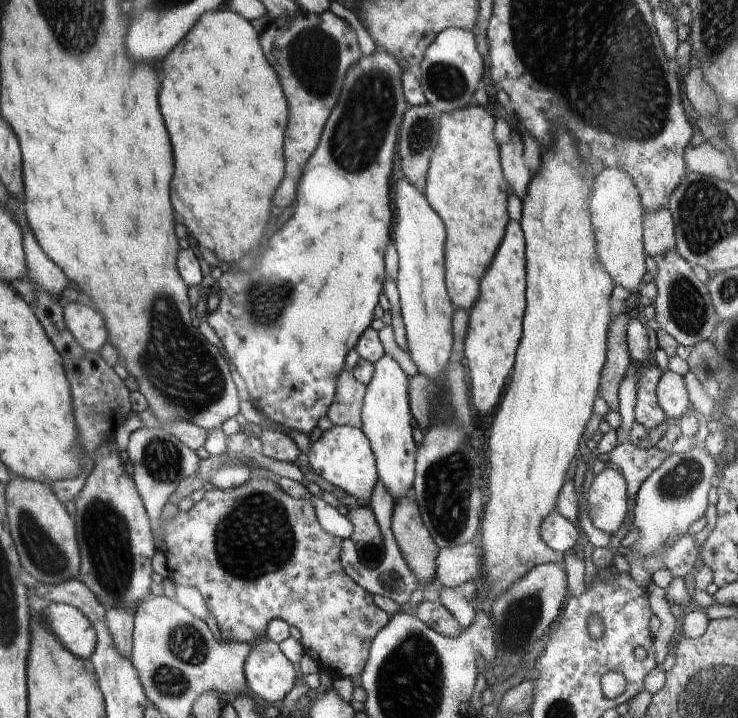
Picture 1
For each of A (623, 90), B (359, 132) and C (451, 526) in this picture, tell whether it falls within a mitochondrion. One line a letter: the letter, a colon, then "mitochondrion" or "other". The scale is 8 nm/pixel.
A: mitochondrion
B: mitochondrion
C: mitochondrion

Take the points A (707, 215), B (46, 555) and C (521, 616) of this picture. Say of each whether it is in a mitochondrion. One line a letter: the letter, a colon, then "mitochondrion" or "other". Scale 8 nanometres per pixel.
A: mitochondrion
B: mitochondrion
C: mitochondrion

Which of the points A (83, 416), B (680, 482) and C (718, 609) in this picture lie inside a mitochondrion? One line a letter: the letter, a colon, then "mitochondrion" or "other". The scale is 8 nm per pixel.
A: mitochondrion
B: mitochondrion
C: other

